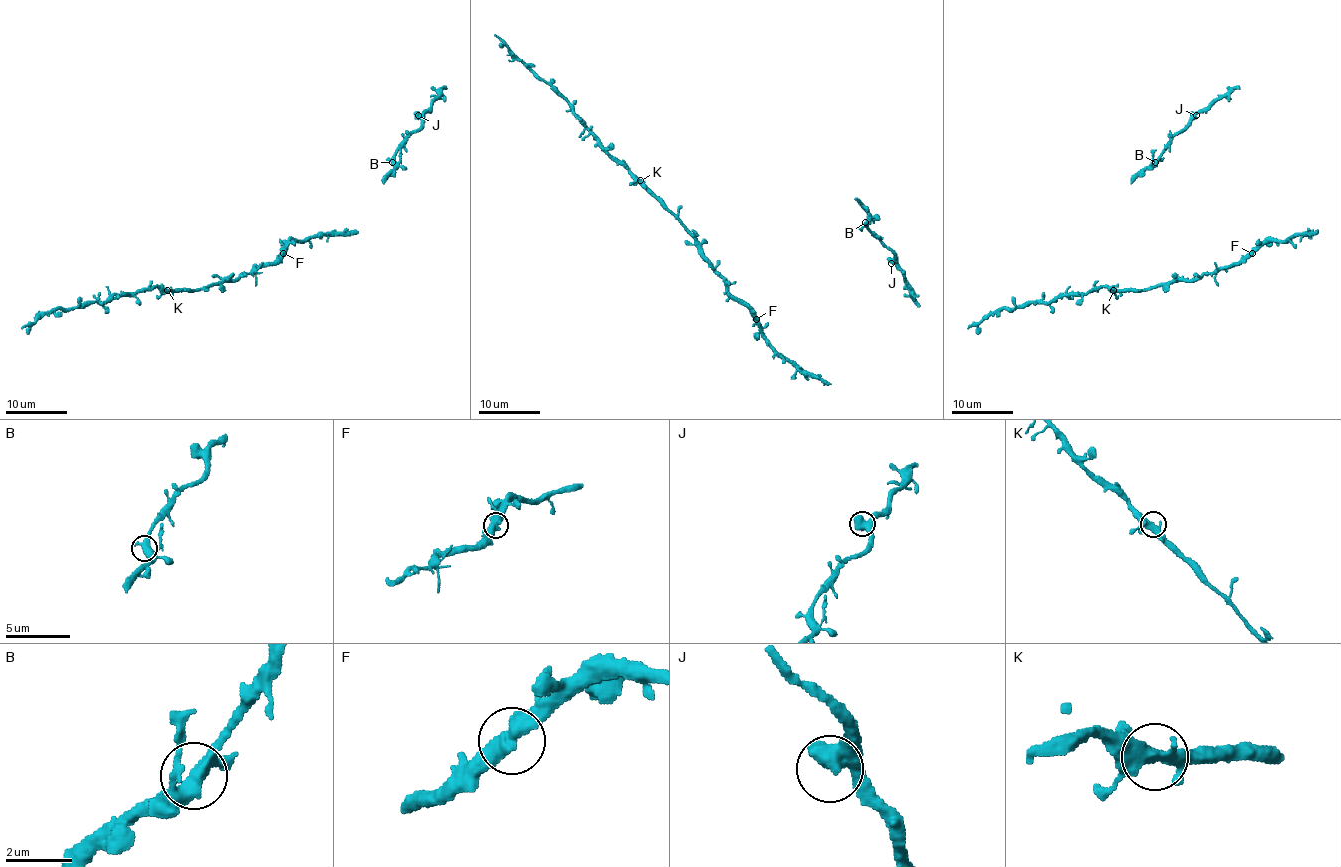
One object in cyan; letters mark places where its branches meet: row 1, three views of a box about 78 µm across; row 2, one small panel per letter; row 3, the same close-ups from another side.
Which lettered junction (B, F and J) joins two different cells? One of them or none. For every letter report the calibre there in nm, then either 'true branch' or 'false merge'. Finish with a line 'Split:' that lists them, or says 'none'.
B: 380 nm | true branch
F: 500 nm | true branch
J: 550 nm | true branch
Split: none

